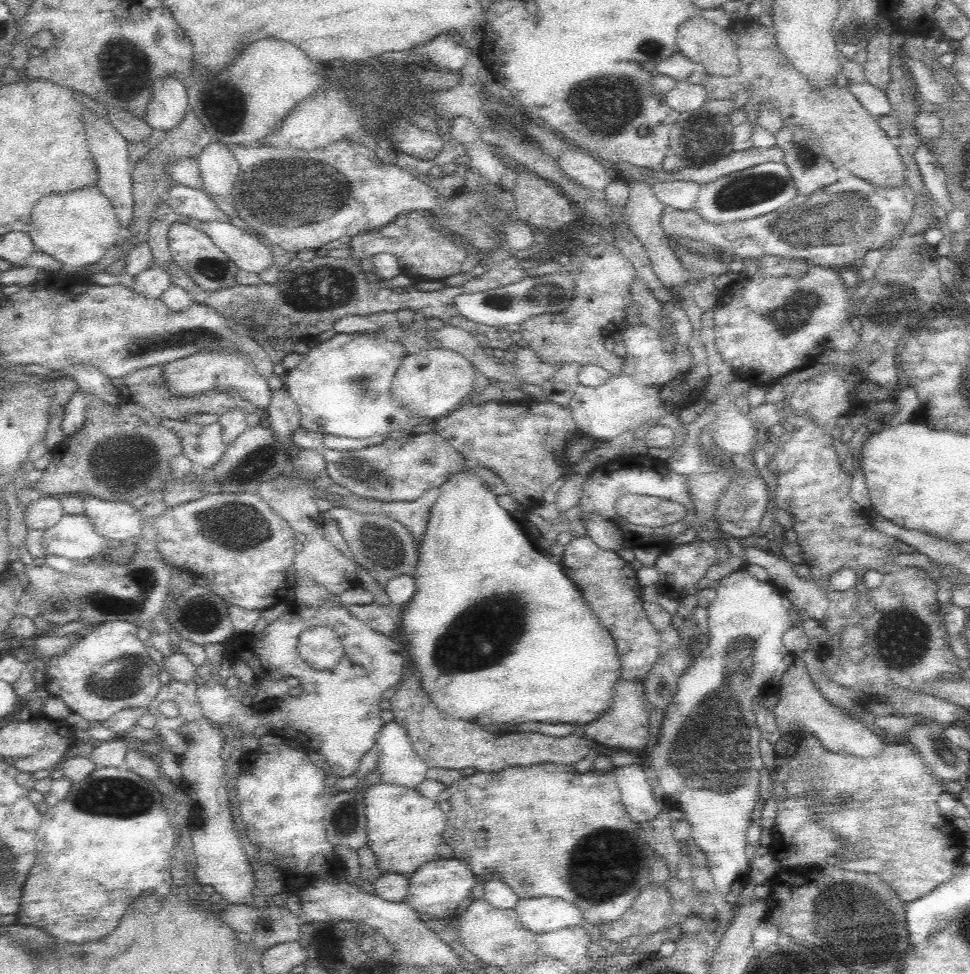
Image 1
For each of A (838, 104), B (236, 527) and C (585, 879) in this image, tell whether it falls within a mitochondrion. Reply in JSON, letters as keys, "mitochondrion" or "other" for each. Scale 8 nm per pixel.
{"A":"other","B":"mitochondrion","C":"mitochondrion"}

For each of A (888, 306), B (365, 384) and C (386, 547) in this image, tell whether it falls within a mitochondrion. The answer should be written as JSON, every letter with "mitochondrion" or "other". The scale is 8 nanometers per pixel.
{"A":"mitochondrion","B":"mitochondrion","C":"mitochondrion"}

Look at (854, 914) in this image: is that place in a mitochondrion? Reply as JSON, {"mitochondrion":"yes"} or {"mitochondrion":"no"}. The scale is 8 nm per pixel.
{"mitochondrion":"yes"}

